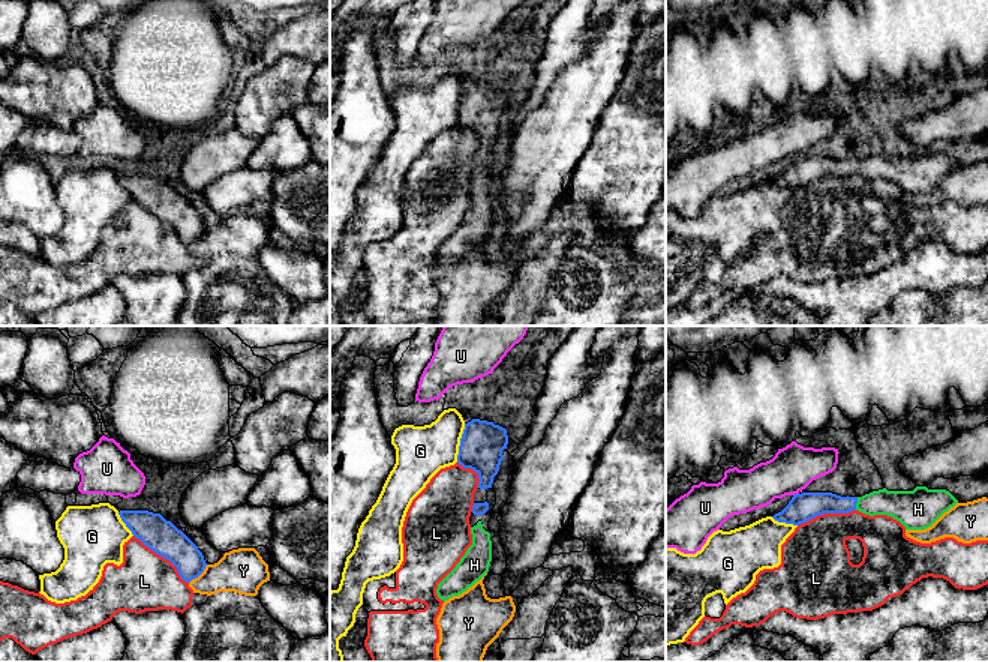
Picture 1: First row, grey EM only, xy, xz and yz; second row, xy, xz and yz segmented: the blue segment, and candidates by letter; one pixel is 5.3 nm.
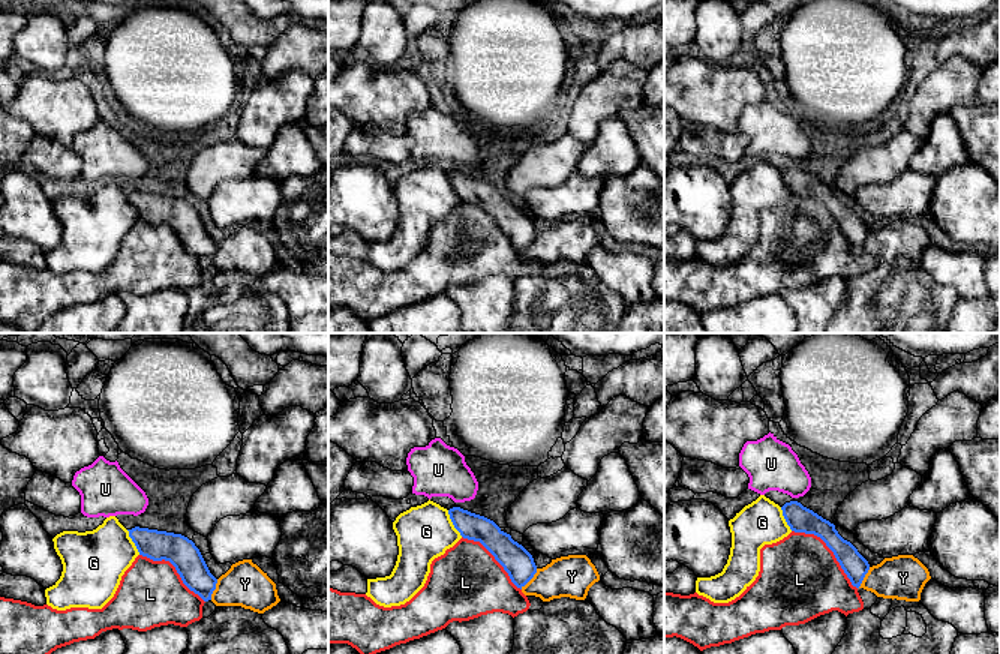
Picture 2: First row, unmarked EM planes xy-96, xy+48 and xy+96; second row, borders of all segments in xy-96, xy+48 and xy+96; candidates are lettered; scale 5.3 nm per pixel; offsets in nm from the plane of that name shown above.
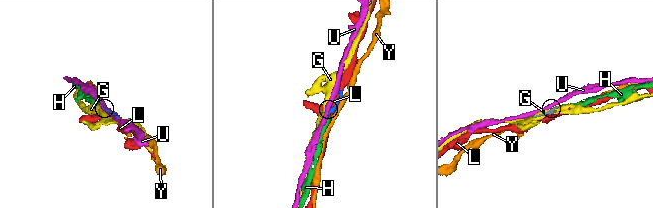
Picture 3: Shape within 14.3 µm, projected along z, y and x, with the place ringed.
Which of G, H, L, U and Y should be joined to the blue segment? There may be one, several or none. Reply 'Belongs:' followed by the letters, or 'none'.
Belongs: H

